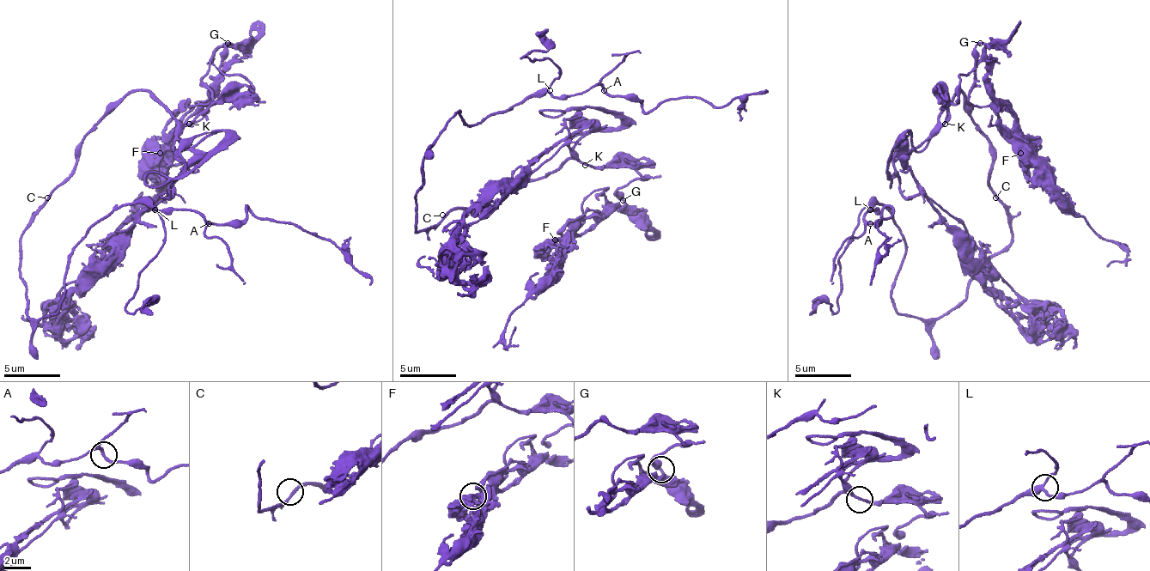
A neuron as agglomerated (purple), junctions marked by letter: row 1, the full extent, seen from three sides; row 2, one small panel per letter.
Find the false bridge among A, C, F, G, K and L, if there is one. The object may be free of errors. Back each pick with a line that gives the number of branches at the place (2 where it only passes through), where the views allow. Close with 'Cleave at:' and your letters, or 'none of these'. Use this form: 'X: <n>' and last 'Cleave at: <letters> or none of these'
Cleave at: none of these

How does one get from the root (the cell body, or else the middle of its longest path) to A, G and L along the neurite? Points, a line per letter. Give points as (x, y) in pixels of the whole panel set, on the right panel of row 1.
A: (998, 195), (1013, 240), (930, 319), (896, 308), (904, 234), (893, 215), (876, 203), (870, 223)
G: (998, 195), (992, 141), (958, 90), (939, 121), (947, 101), (958, 101), (958, 79), (981, 42)
L: (998, 195), (1013, 240), (978, 269), (964, 300), (930, 319), (896, 308), (904, 234), (882, 203), (870, 209)

